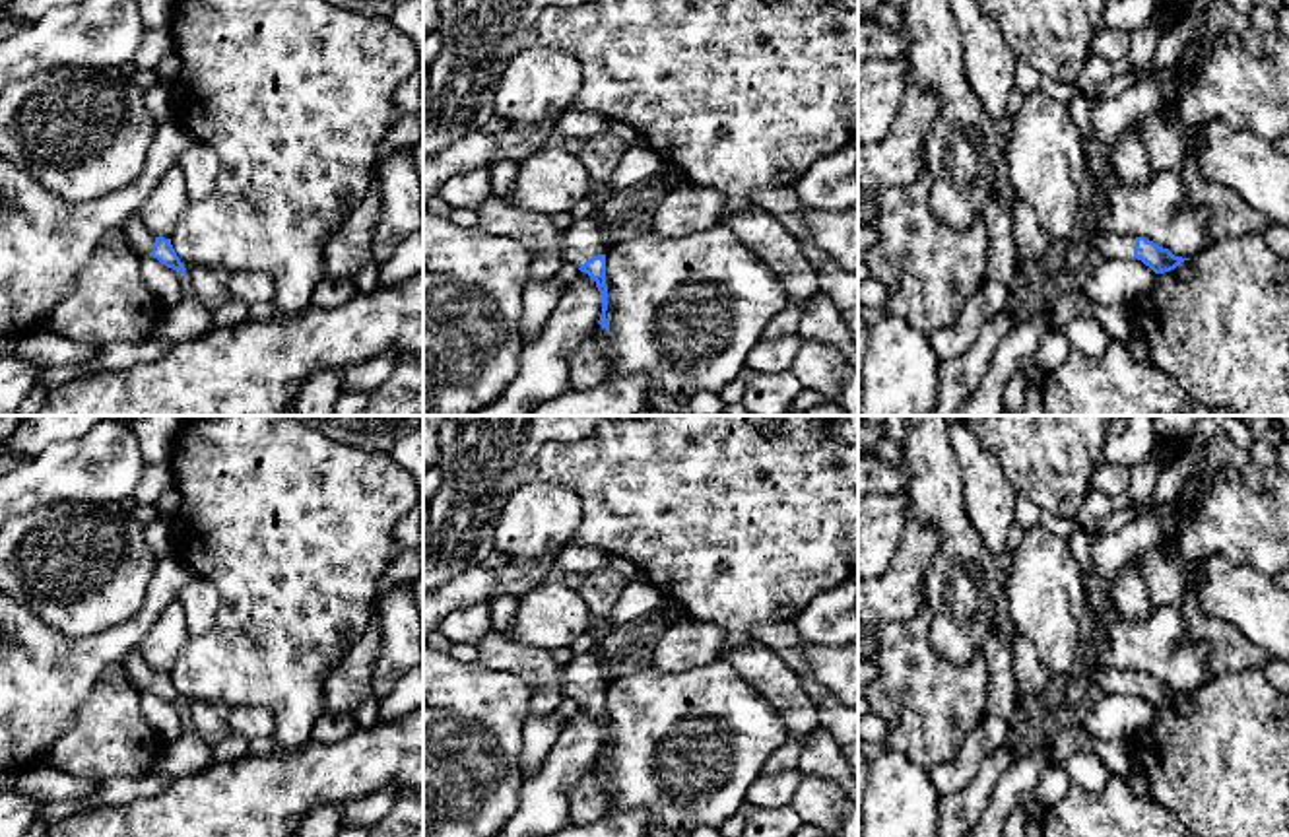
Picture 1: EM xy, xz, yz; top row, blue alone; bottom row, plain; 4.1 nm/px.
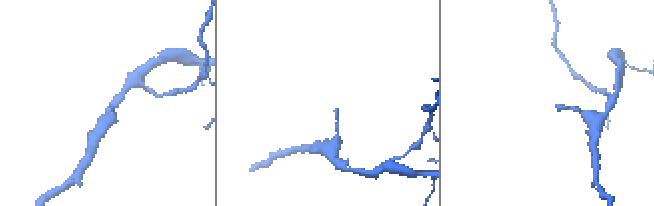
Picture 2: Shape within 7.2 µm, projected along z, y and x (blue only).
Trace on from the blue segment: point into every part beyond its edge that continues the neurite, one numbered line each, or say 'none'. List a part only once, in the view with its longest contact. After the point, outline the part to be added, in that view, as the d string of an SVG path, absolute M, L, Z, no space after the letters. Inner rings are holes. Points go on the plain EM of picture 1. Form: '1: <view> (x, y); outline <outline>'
1: xz (581, 676); outline M594 653L577 654L571 662L561 664L561 678L567 705L578 705L592 691L606 687Z

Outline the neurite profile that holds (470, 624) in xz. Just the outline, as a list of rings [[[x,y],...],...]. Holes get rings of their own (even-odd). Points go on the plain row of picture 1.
[[[476,602],[450,612],[439,629],[450,643],[478,645],[493,629],[489,602]]]

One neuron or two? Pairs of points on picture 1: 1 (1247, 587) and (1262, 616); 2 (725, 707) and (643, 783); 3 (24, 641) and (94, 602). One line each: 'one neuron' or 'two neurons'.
1: one neuron
2: one neuron
3: two neurons

